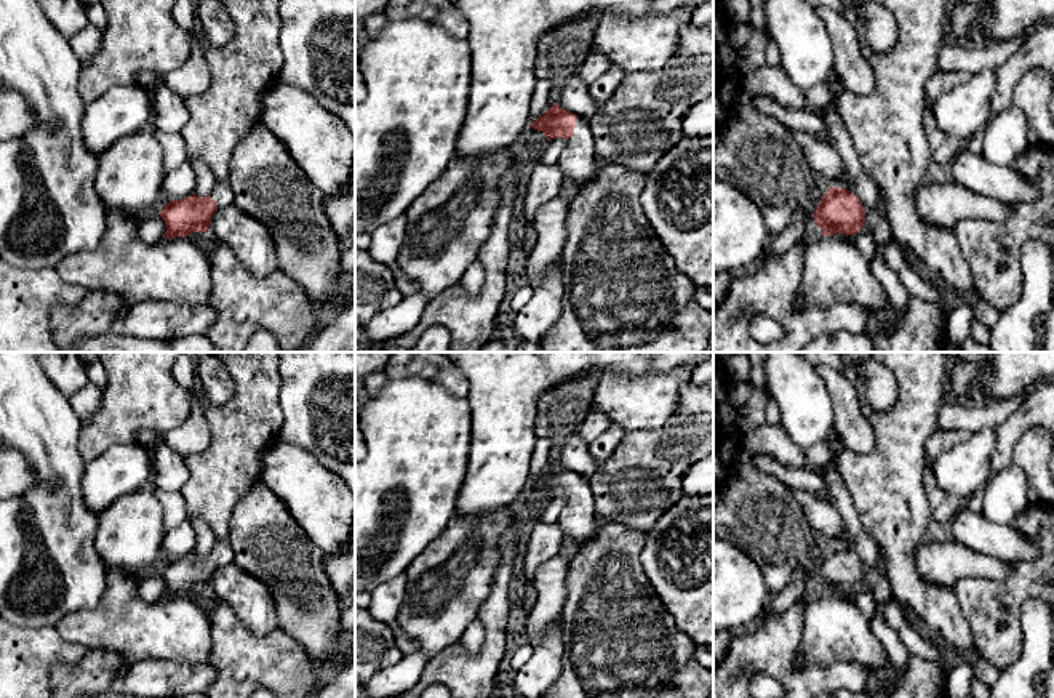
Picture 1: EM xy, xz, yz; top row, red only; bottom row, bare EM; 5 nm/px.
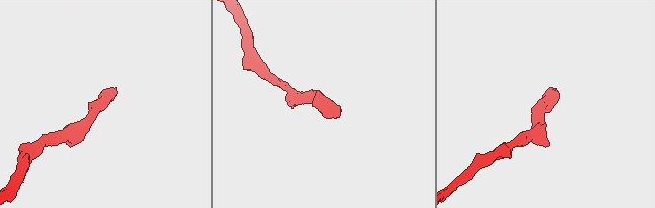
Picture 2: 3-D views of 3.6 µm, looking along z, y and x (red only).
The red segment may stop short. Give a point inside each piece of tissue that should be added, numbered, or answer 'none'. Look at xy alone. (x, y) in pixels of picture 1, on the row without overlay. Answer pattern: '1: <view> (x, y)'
1: xy (223, 553)

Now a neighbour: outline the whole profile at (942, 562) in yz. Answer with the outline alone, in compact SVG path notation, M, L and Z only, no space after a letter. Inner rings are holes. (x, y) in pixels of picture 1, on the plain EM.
M950 540L923 544L916 564L920 575L939 586L953 586L963 576L1006 578L1011 572L1009 562Z

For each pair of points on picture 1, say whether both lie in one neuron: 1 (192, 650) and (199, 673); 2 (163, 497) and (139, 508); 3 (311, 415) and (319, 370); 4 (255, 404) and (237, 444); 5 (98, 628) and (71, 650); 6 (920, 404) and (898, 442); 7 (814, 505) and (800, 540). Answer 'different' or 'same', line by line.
1: different
2: different
3: same
4: same
5: different
6: same
7: different

